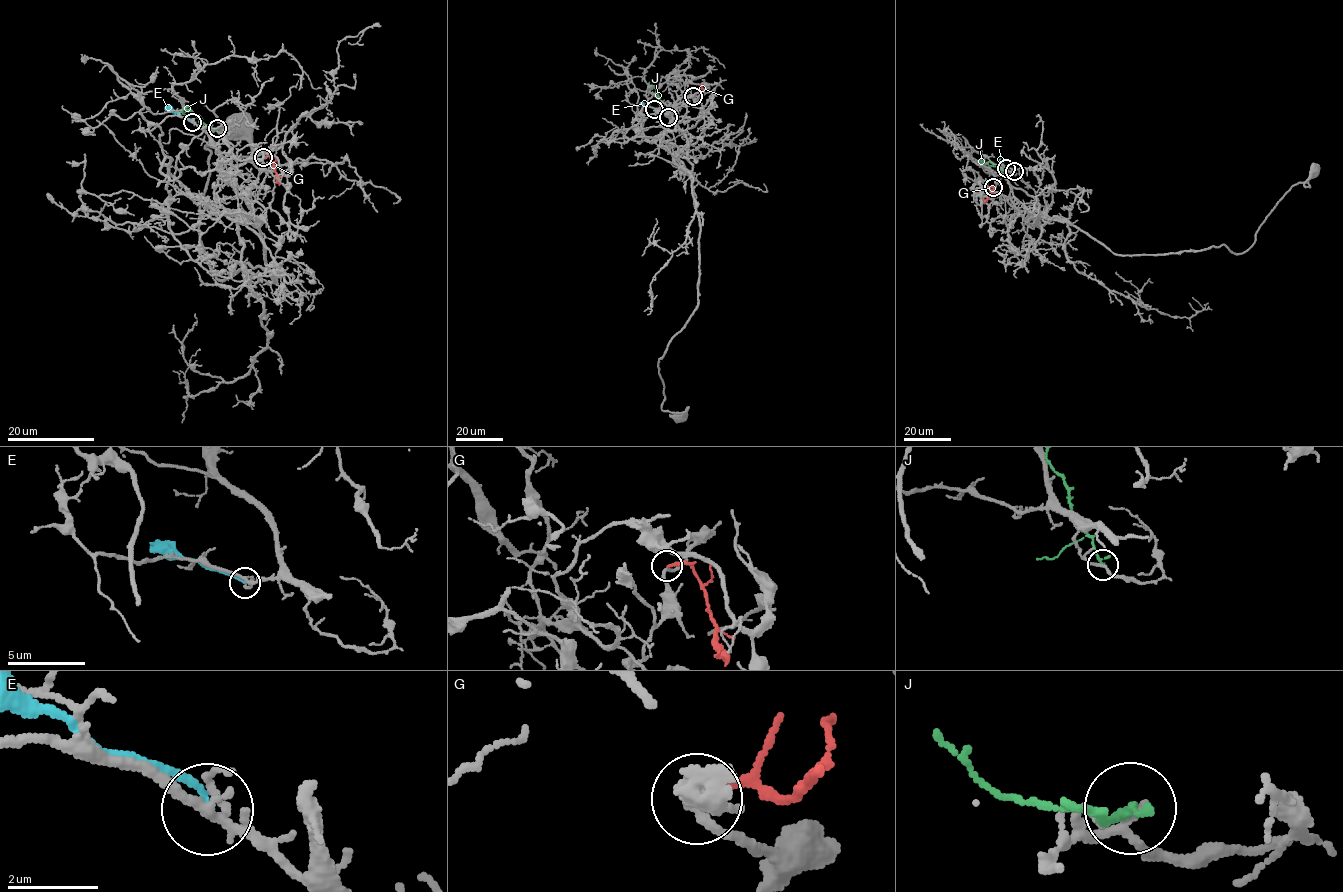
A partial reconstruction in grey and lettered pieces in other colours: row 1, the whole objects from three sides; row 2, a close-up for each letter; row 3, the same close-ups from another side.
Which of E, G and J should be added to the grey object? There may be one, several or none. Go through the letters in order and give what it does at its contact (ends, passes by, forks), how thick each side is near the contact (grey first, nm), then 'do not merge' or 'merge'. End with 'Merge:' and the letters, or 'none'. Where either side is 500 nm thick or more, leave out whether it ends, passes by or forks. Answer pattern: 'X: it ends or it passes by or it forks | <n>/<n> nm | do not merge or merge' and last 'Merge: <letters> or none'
E: it ends | 200/140 nm | do not merge
G: it ends | 200/200 nm | do not merge
J: it ends | 150/180 nm | do not merge
Merge: none

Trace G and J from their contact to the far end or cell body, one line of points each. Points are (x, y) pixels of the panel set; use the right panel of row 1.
G: (993, 187), (987, 199), (981, 199)
J: (1013, 171), (1000, 170), (980, 159), (983, 165)

